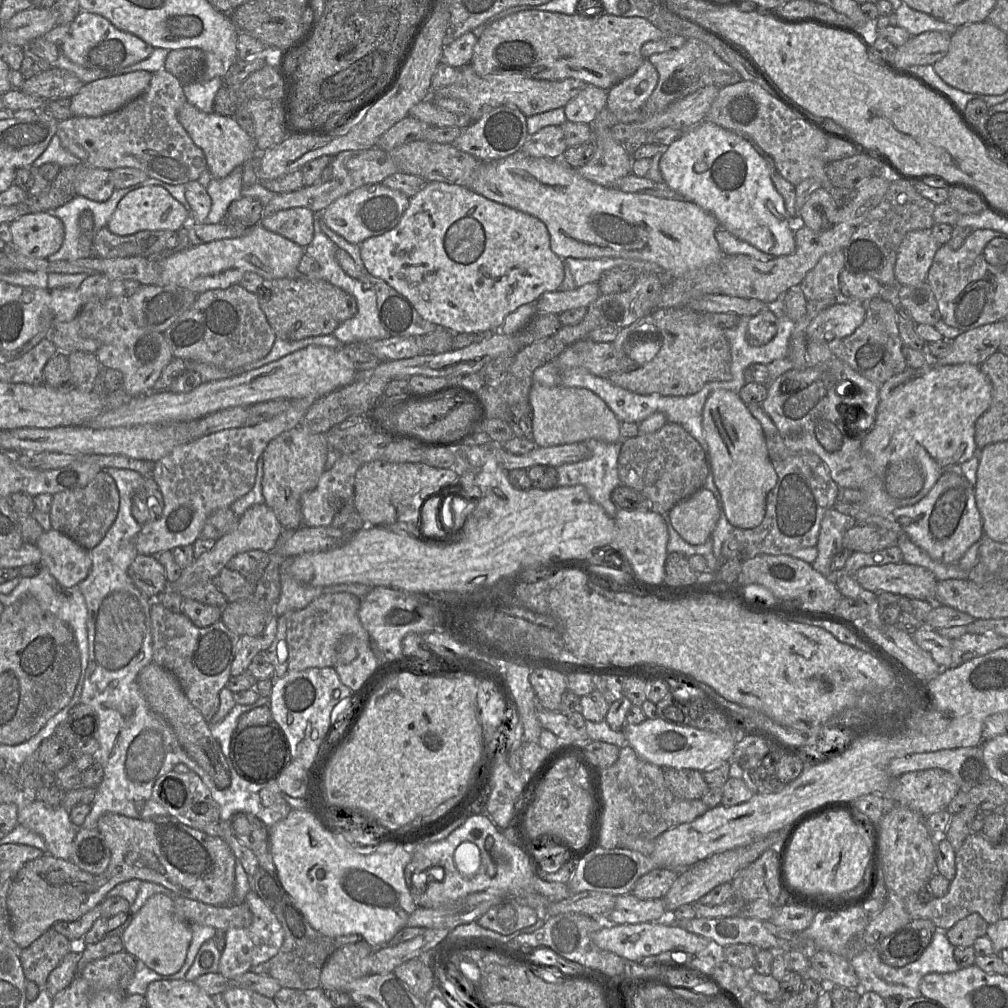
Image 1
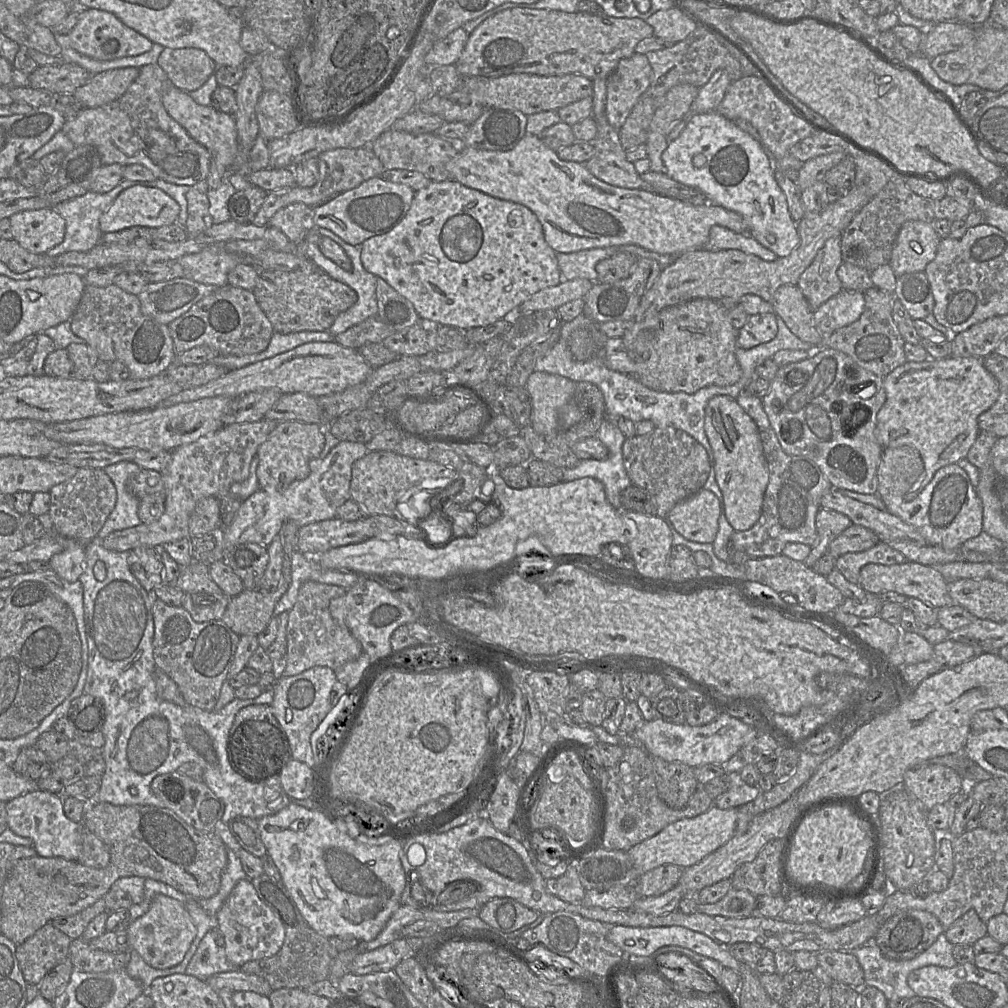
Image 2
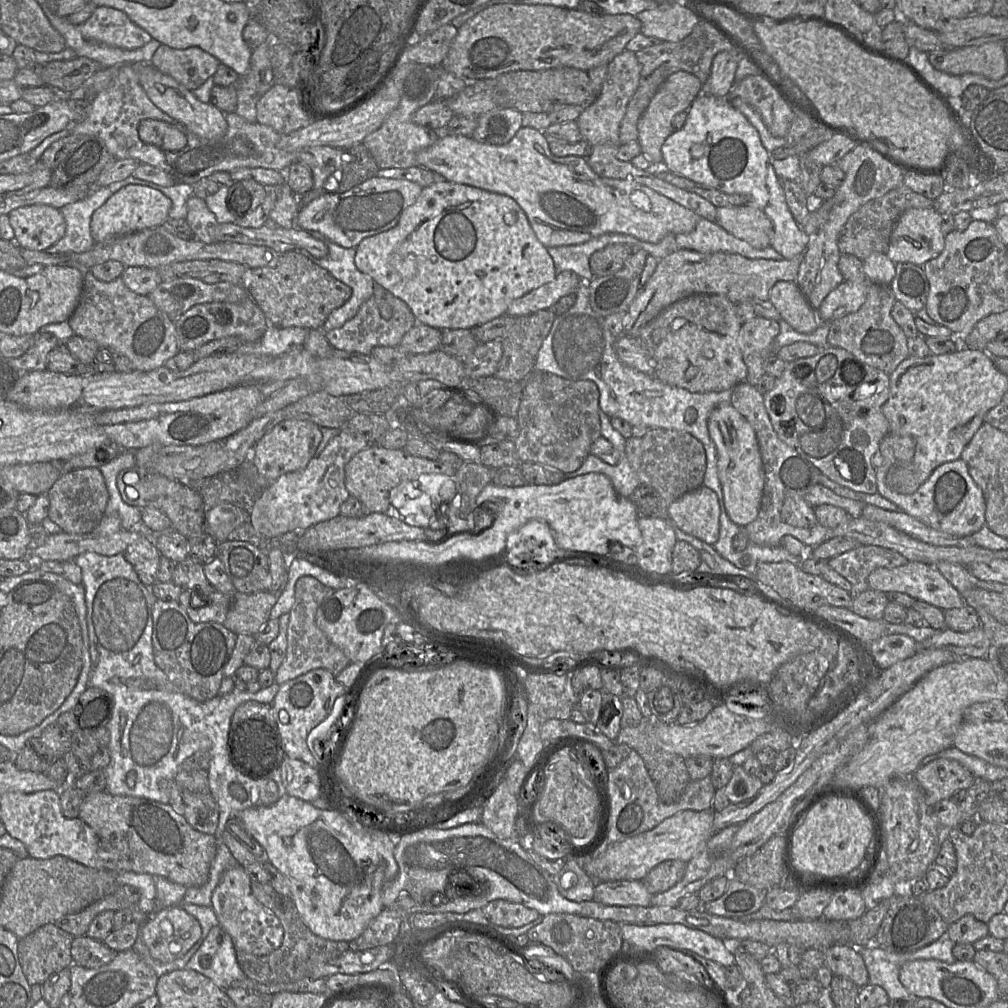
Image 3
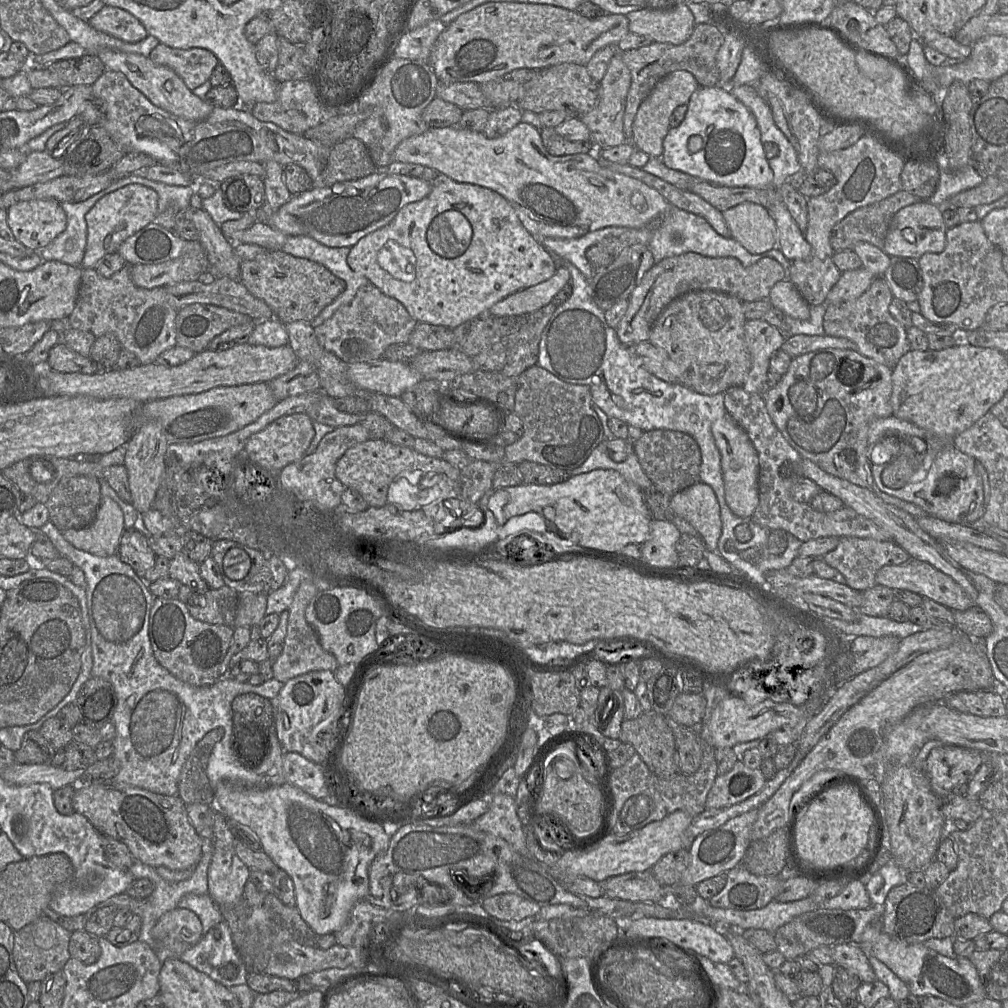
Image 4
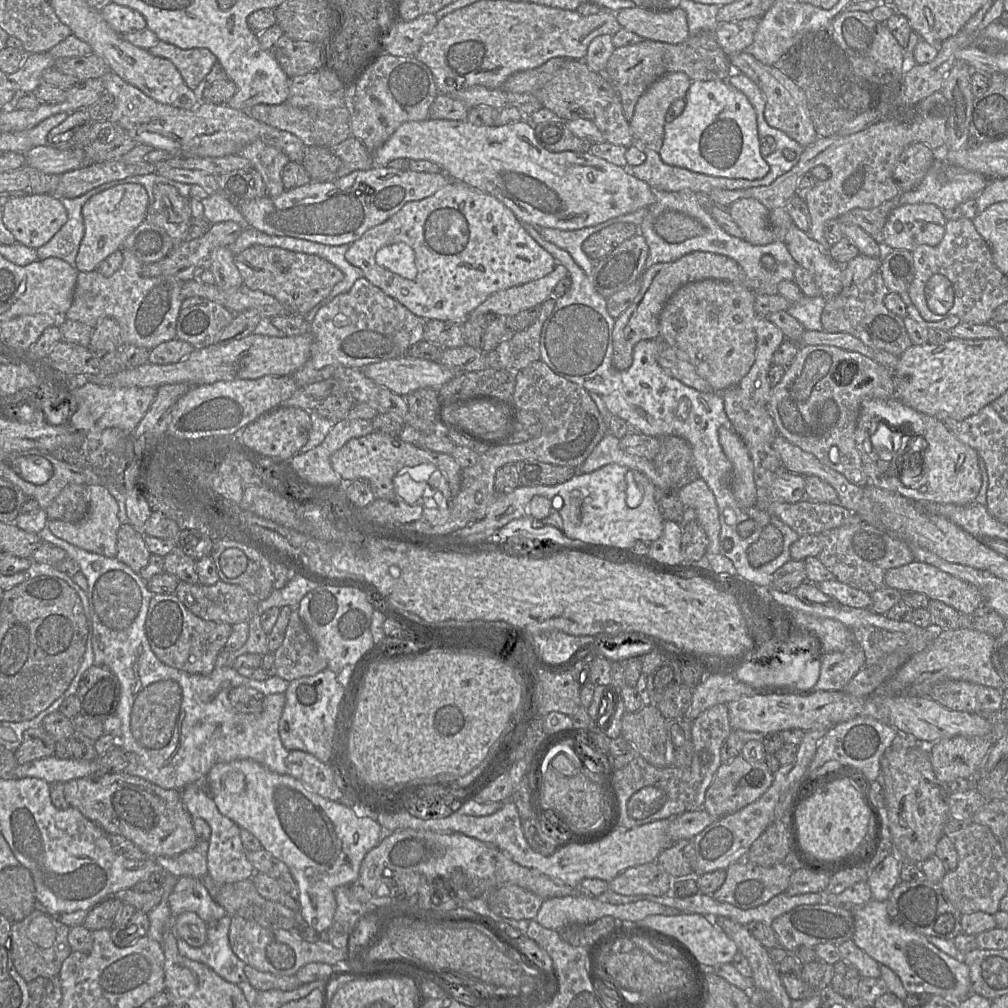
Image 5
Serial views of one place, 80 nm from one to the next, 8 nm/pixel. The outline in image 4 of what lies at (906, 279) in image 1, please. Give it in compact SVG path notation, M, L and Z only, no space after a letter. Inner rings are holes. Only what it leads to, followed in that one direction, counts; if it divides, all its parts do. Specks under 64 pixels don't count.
M928 201L906 206L893 216L885 236L884 252L892 257L906 257L918 260L925 253L941 253L946 246L947 227L943 212Z

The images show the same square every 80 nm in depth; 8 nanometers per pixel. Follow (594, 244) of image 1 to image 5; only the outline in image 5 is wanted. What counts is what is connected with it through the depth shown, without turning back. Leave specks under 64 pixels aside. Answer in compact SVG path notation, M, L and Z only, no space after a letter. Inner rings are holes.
M524 118L517 122L500 126L477 126L468 122L467 120L455 121L426 119L423 121L406 122L403 123L380 148L372 153L372 157L374 166L378 167L386 166L390 161L398 158L428 160L436 163L441 167L442 172L447 174L451 180L465 183L473 188L496 197L505 206L507 206L523 224L530 224L533 227L547 227L560 230L577 230L589 226L595 226L610 219L636 212L637 210L650 206L655 201L654 190L647 183L635 177L627 167L621 167L612 164L598 156L593 155L589 151L551 152L545 149L536 138L534 124L528 120L525 120ZM743 198L735 201L727 209L743 232L745 241L753 245L767 245L775 241L770 225L770 211L759 201Z

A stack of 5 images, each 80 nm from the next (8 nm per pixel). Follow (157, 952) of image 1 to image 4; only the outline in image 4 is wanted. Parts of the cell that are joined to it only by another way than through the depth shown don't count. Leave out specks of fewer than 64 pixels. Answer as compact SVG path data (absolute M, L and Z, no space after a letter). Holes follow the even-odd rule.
M178 907L164 913L152 929L152 937L161 945L189 943L194 946L202 936L202 924L197 915Z

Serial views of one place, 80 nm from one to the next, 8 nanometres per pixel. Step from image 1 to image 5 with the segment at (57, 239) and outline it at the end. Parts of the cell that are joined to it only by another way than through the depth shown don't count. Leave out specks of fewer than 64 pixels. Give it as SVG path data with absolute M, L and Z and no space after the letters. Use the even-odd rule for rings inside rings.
M31 194L10 197L3 202L3 223L17 243L37 249L46 244L67 222L62 201L51 194Z

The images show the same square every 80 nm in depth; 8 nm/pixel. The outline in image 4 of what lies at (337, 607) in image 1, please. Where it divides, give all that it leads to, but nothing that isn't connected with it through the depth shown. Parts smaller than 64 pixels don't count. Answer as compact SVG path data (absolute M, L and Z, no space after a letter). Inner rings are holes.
M303 580L298 586L288 609L289 618L283 649L273 662L273 676L283 684L291 678L311 671L330 670L334 672L339 666L334 655L323 649L315 629L305 617L306 608L317 593L318 589L312 581Z

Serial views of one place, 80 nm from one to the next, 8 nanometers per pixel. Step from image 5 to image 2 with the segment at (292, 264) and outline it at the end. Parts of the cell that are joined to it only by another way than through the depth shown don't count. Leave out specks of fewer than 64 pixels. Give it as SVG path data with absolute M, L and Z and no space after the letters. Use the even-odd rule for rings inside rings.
M315 264L290 272L259 270L252 292L274 331L284 334L328 331L337 316L357 301L357 294L353 289L331 278Z

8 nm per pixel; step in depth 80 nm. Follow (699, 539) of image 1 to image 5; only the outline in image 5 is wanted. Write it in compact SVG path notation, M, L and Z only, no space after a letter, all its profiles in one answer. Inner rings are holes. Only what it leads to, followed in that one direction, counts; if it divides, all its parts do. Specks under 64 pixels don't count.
M699 477L688 485L680 488L678 490L678 496L685 507L690 507L696 512L696 520L700 523L708 537L708 546L705 554L710 562L712 556L720 554L721 524L715 496L705 481Z

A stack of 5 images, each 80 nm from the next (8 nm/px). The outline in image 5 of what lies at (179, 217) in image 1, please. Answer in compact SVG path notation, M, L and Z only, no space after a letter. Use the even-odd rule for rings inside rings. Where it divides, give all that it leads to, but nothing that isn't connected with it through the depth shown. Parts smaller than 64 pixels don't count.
M120 184L91 197L83 206L85 233L76 256L78 272L97 270L100 263L118 249L124 241L145 221L149 206L146 189L140 184Z

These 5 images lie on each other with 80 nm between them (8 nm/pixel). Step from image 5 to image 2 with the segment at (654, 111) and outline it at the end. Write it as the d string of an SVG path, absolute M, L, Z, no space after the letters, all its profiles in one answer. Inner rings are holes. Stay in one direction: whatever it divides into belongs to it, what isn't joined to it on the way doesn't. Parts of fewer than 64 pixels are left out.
M690 84L676 85L667 92L655 110L645 142L650 171L665 173L662 153L668 146L667 134L673 124L683 117L688 117L698 89Z

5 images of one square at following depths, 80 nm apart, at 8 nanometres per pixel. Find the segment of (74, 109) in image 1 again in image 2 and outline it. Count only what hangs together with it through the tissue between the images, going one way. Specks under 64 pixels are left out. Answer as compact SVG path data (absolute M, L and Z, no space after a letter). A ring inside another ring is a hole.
M116 68L92 75L90 80L82 87L78 88L74 93L76 100L84 108L96 108L113 102L120 98L129 88L129 86L139 76L139 68Z

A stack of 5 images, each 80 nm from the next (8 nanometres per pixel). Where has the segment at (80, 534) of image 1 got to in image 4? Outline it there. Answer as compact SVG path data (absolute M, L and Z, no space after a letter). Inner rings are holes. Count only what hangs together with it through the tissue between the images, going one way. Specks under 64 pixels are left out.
M89 476L63 478L46 502L49 521L59 531L83 529L94 521L101 498L98 479Z

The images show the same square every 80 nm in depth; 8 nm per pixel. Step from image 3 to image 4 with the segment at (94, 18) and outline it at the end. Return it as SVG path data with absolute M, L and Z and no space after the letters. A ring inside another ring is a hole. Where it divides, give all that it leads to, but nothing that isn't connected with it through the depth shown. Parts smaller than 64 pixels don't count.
M105 5L88 23L97 31L125 42L135 43L148 35L143 24L128 11Z

